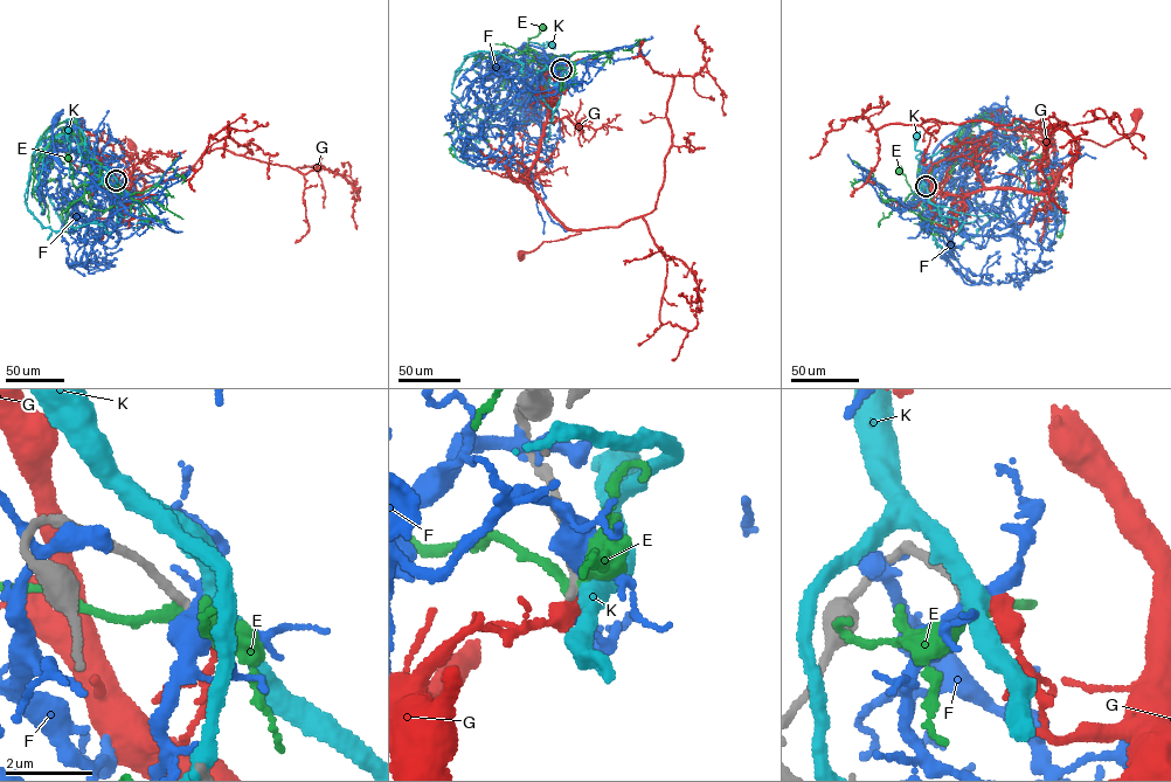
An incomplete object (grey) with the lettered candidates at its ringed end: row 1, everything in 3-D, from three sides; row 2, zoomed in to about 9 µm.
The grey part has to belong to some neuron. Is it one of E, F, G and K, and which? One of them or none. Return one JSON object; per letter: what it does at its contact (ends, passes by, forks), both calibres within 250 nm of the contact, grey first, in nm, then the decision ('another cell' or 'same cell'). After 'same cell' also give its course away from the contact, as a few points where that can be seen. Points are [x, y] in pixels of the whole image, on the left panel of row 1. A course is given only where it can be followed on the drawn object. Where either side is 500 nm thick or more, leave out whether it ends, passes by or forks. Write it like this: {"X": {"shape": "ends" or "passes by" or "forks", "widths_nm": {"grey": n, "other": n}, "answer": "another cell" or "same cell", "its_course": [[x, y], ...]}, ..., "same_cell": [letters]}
{"E": {"shape": "passes by", "widths_nm": {"grey": 240, "other": 200}, "answer": "another cell"}, "F": {"shape": "forks", "widths_nm": {"grey": 240, "other": 340}, "answer": "another cell"}, "G": {"widths_nm": {"grey": 190, "other": 500}, "answer": "same cell", "its_course": [[116, 180], [140, 202], [145, 188], [195, 166], [164, 173], [140, 161], [131, 145]]}, "K": {"shape": "passes by", "widths_nm": {"grey": 200, "other": 420}, "answer": "another cell"}, "same_cell": ["G"]}

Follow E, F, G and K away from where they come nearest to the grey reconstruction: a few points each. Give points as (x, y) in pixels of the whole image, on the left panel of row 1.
E: (116, 180), (85, 180), (76, 188), (68, 157)
F: (116, 180), (111, 186), (80, 149), (56, 150), (56, 159), (52, 131), (55, 119)
G: (116, 180), (140, 202), (145, 188), (195, 166), (164, 173), (140, 161), (131, 145)
K: (116, 180), (90, 154), (83, 132), (75, 126), (73, 135), (82, 159), (77, 174), (71, 179), (68, 131)

